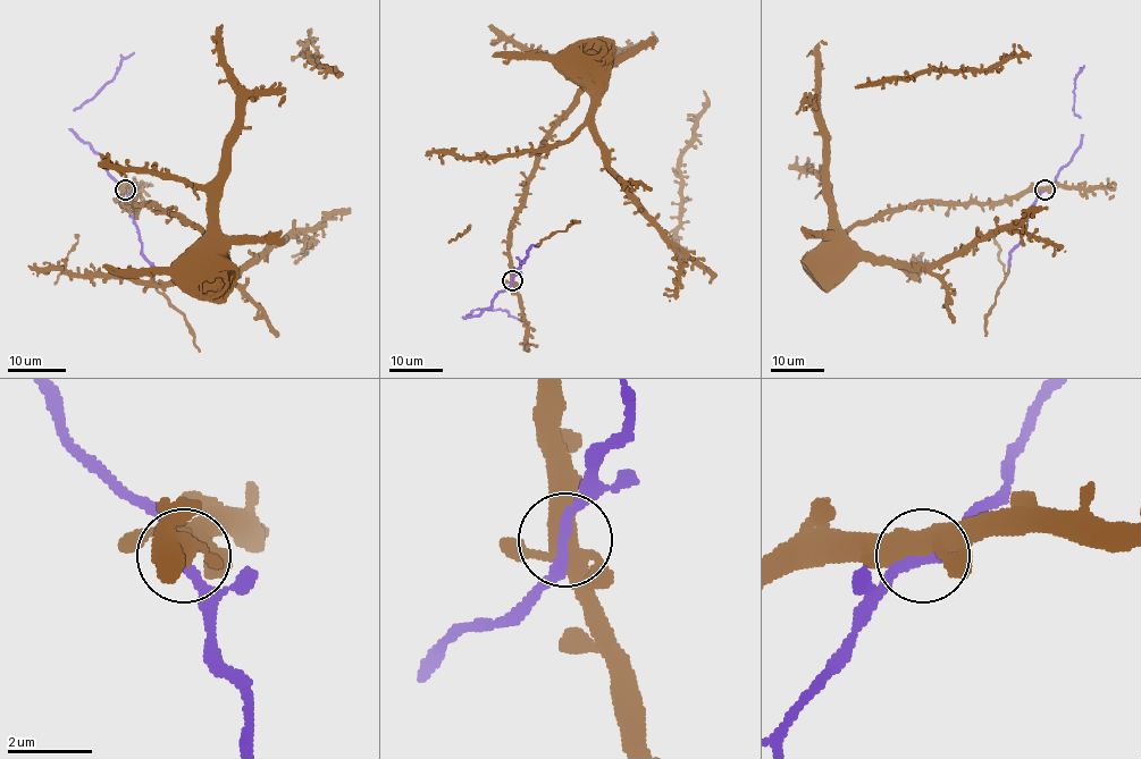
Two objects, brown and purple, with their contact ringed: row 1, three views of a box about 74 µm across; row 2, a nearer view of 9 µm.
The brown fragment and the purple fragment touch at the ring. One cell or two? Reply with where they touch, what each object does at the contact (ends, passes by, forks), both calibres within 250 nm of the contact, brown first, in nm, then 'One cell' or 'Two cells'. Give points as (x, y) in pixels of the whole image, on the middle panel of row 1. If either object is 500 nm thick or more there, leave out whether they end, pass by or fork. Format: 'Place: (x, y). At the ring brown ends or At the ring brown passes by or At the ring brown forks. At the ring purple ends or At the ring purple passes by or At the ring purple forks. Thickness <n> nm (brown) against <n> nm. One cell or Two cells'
Place: (512, 280). At the ring brown forks. At the ring purple passes by. Thickness 440 nm (brown) against 280 nm. One cell

